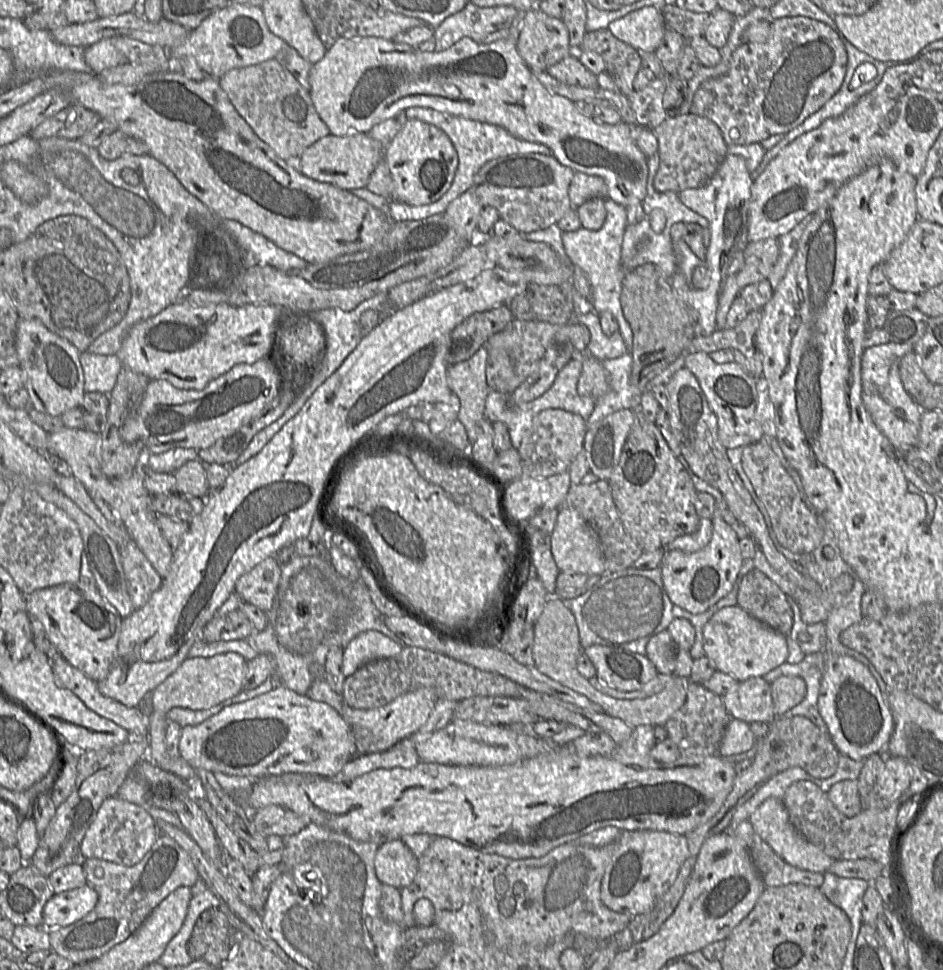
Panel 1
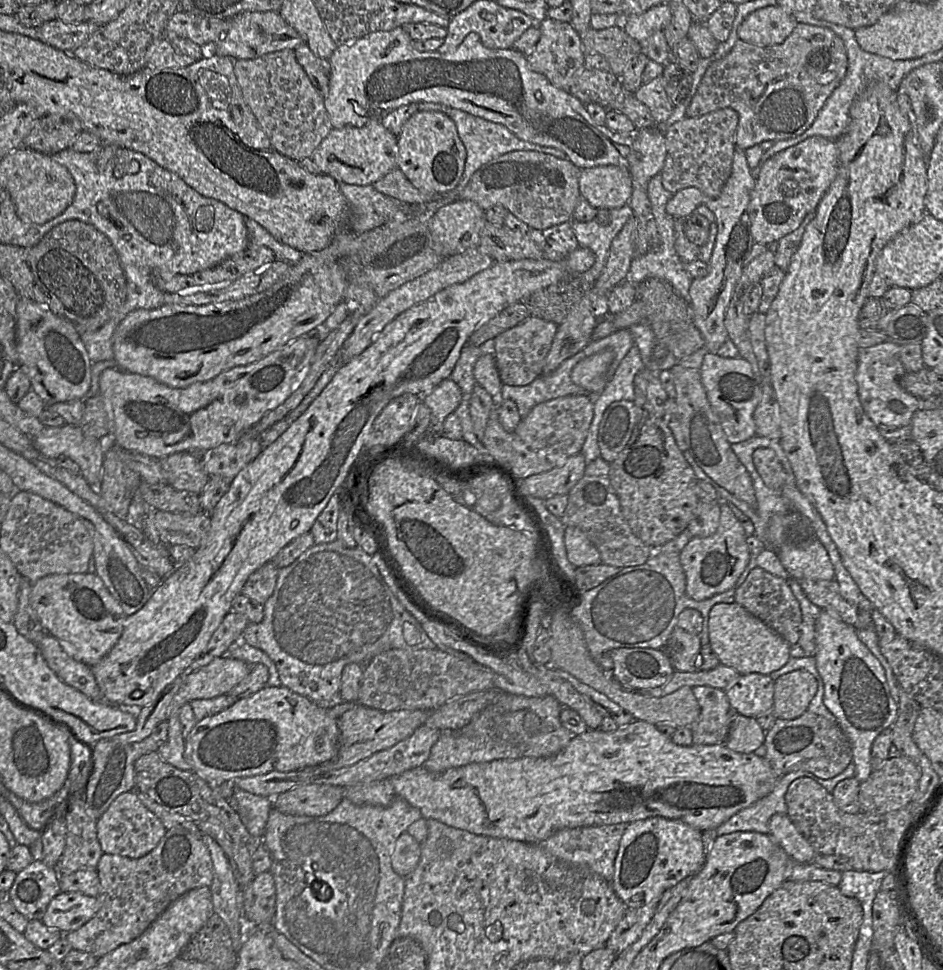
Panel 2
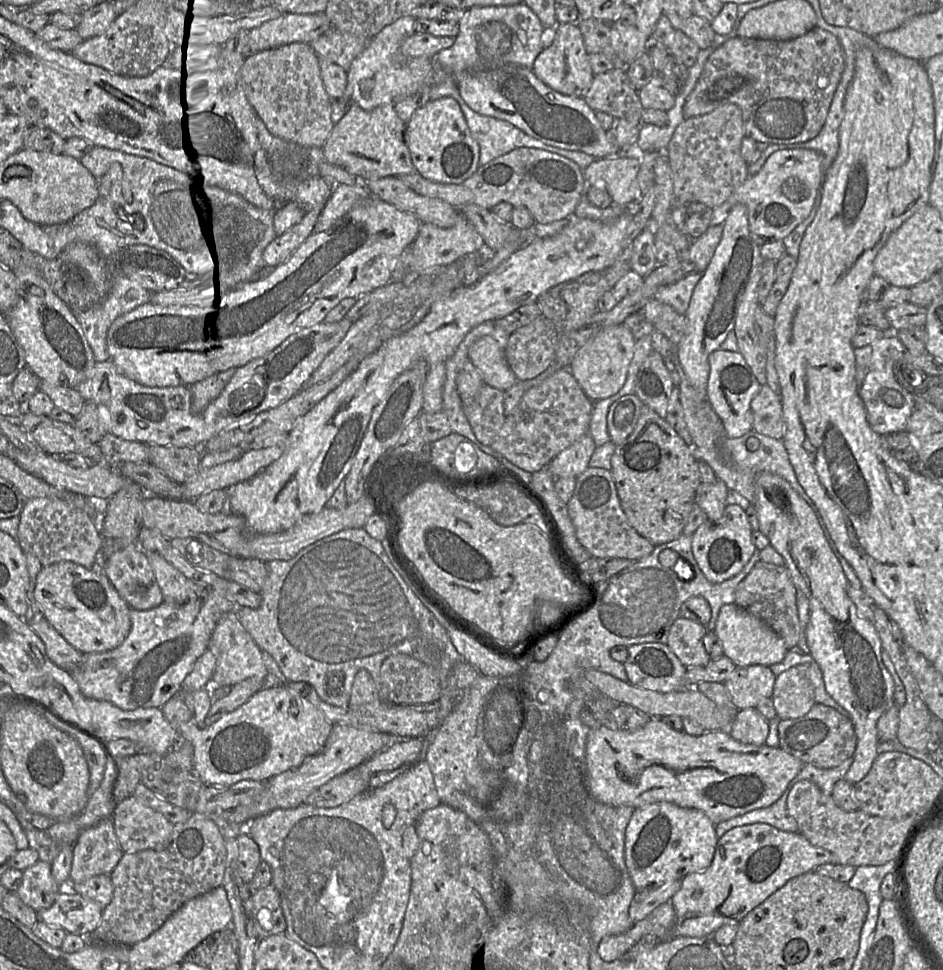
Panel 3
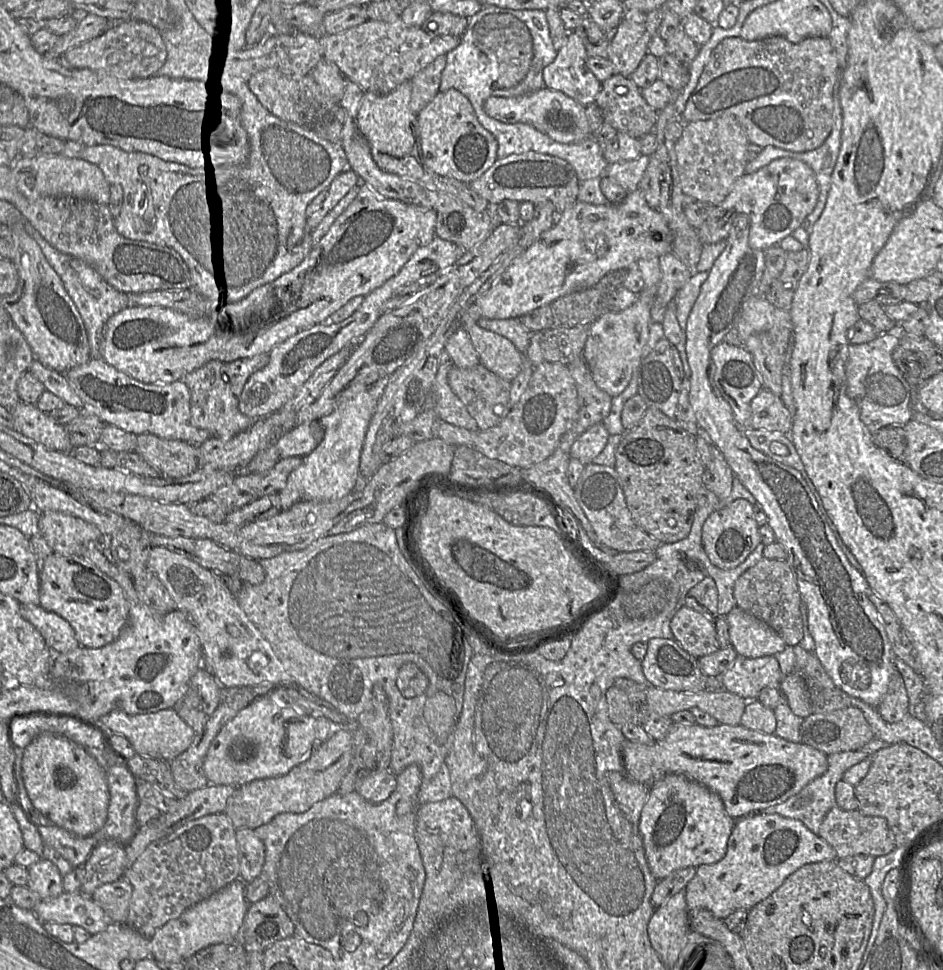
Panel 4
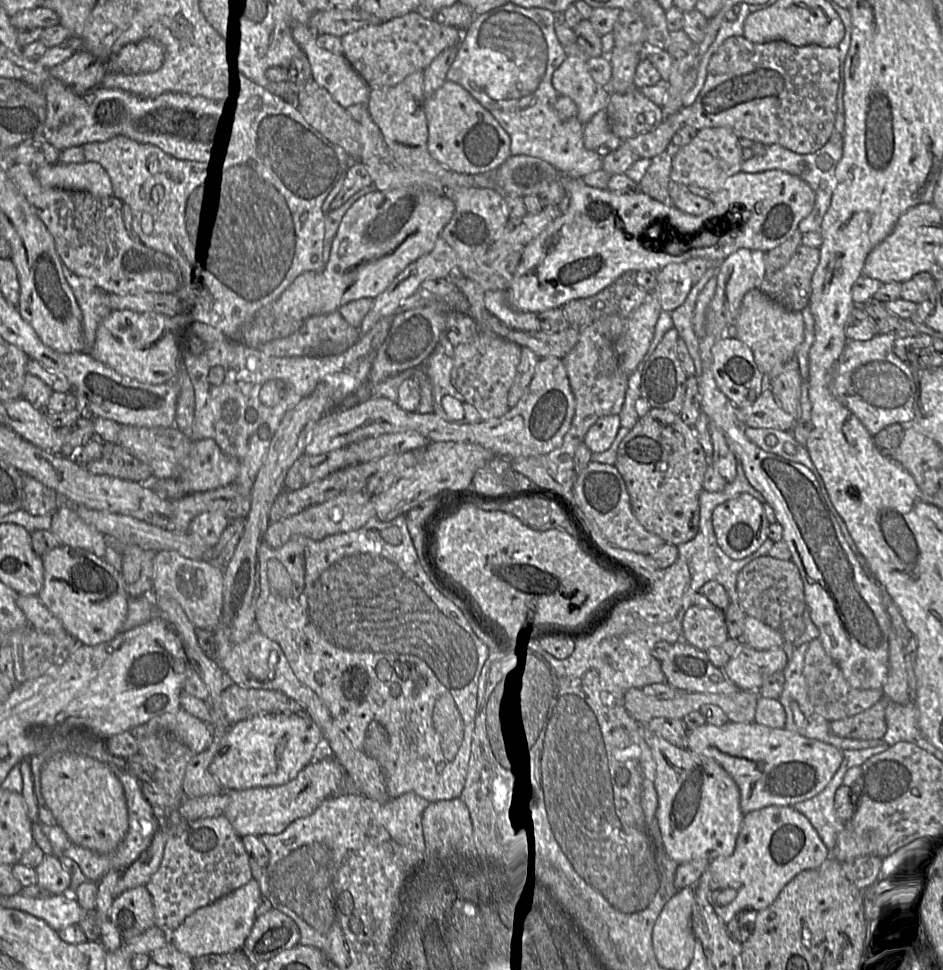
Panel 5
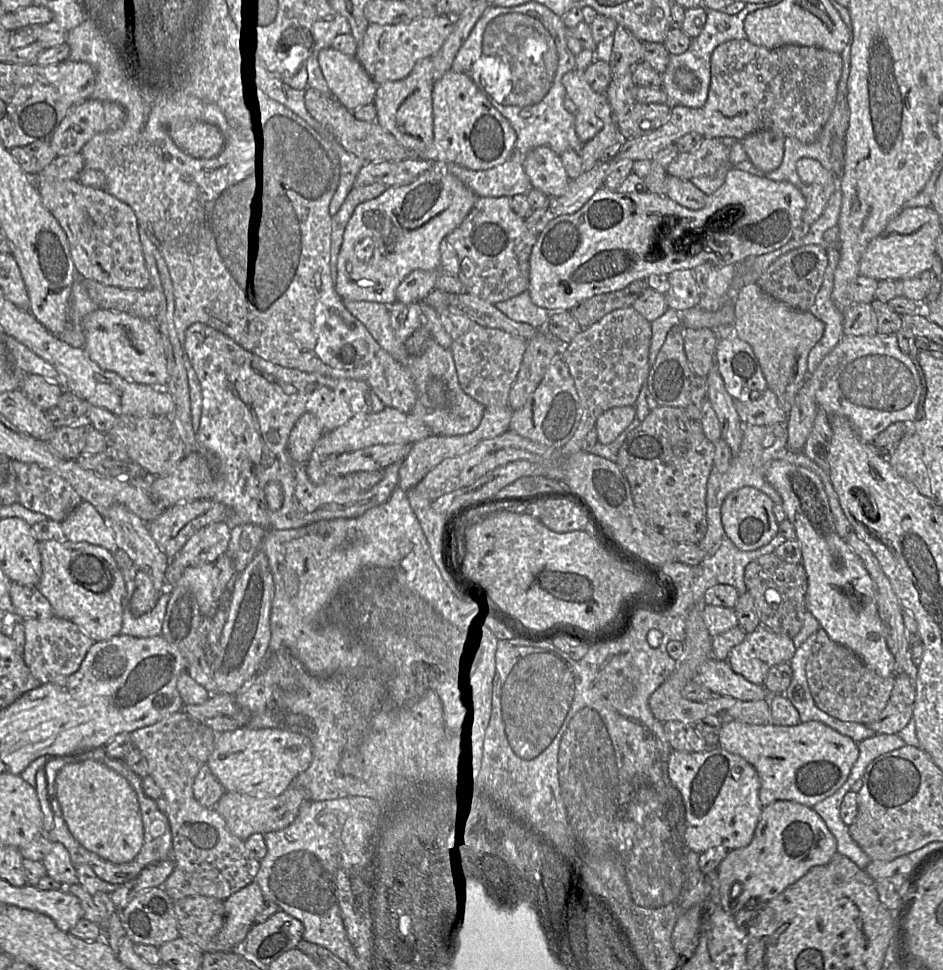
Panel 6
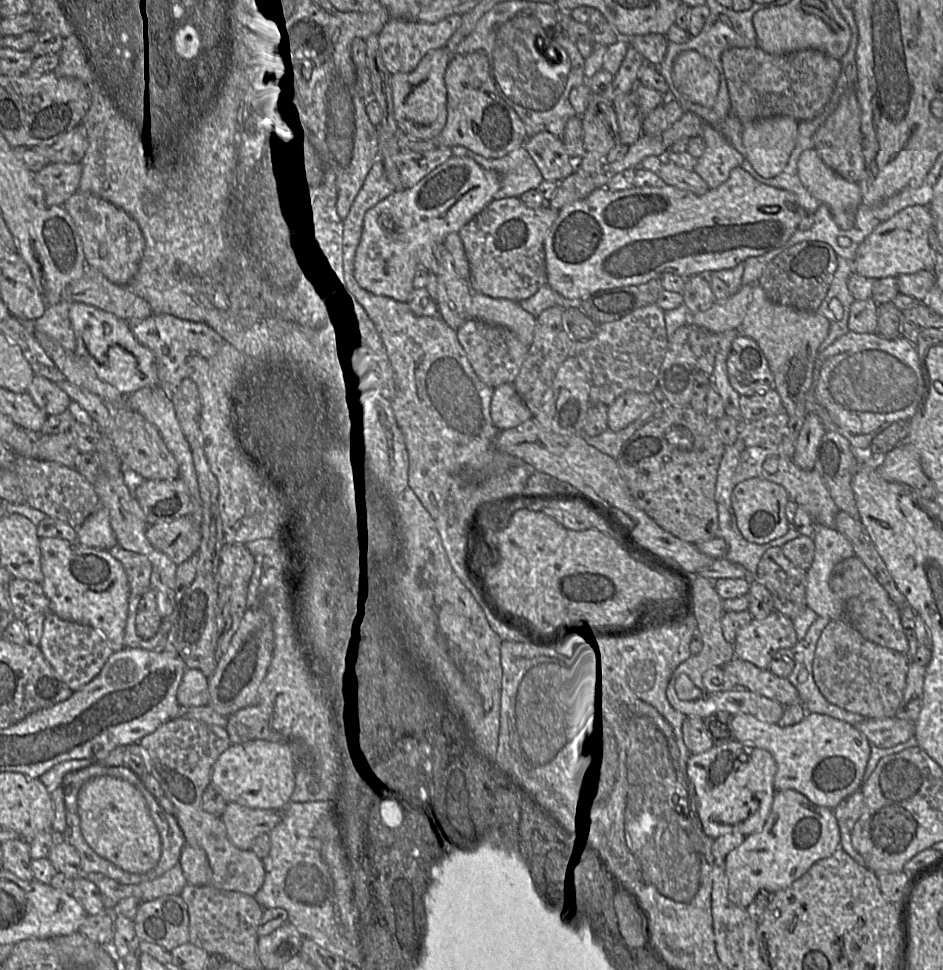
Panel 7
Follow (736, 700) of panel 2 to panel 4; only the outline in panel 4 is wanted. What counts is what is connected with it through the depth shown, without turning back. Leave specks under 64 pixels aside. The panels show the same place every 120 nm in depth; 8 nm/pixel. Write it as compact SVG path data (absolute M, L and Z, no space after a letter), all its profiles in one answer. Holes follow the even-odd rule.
M774 655L758 658L737 656L720 679L723 689L751 701L757 699L763 688L778 686L782 676Z

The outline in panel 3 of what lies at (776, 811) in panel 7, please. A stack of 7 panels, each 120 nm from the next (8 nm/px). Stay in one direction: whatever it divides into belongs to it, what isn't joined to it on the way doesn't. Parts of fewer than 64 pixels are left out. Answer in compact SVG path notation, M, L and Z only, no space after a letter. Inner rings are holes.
M765 823L734 827L718 839L710 866L704 871L690 873L682 879L679 890L671 898L675 920L666 939L711 937L721 926L739 923L751 910L793 877L812 871L824 863L838 864L838 857L828 850L812 845L799 832L782 831Z

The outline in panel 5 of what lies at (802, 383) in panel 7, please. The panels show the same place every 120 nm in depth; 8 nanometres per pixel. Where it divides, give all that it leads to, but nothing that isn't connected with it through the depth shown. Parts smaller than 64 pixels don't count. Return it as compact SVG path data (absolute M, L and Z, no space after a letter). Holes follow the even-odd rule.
M753 288L744 295L734 326L737 338L751 349L758 368L767 379L773 379L782 372L804 341L803 313L785 309L760 288Z

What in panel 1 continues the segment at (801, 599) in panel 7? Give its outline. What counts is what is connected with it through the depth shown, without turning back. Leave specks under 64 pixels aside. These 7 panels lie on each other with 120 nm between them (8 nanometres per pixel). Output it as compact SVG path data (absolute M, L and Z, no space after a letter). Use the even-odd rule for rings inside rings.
M756 568L743 576L738 589L737 605L785 636L791 631L793 611L787 595Z

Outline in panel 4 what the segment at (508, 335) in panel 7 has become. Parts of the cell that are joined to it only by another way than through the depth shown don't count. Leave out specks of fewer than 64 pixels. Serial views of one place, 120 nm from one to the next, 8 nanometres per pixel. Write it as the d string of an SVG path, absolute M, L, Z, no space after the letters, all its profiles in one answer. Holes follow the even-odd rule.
M482 364L468 369L452 366L448 373L448 383L475 419L479 430L484 431L497 426L511 410L509 407L511 382L490 372Z

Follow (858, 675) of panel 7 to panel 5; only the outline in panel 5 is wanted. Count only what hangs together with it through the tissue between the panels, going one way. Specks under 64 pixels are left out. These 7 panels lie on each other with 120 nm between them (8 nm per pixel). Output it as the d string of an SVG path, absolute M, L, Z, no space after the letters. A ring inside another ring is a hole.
M819 638L809 643L803 666L808 698L816 713L834 721L865 711L883 698L882 689L856 689L849 685L837 664L826 654Z

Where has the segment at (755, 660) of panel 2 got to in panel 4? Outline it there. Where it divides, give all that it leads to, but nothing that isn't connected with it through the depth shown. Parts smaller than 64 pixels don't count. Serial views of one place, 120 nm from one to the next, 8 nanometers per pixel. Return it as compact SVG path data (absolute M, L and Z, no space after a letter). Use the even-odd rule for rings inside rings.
M734 607L726 614L730 645L738 656L758 658L775 655L787 646L783 638L761 619Z

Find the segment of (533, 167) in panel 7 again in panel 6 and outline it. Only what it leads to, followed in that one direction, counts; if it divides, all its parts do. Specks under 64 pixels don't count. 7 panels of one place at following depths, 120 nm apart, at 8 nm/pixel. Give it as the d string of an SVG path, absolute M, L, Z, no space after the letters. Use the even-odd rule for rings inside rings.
M511 155L504 163L487 170L471 170L456 164L443 167L477 197L512 197L532 189L525 173L523 156Z

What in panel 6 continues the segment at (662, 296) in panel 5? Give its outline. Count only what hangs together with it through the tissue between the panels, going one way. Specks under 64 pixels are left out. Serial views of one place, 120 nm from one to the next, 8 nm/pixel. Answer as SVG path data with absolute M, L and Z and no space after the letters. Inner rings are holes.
M676 270L667 276L670 288L664 296L668 308L684 311L699 305L701 294L692 270Z

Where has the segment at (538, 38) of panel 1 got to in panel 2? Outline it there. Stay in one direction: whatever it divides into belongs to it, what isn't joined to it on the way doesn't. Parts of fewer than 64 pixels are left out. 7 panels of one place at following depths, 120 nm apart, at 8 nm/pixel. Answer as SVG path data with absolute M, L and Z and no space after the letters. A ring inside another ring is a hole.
M546 17L537 23L540 30L540 38L535 47L525 54L529 67L545 76L548 81L557 88L567 90L575 75L585 66L585 56L581 43L581 37L570 24Z

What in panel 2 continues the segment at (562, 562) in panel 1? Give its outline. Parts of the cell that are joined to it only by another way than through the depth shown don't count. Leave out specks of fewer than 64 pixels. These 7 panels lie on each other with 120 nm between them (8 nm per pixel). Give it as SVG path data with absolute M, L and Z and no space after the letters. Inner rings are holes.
M572 526L565 527L564 544L567 559L576 568L602 563L597 548L582 530Z

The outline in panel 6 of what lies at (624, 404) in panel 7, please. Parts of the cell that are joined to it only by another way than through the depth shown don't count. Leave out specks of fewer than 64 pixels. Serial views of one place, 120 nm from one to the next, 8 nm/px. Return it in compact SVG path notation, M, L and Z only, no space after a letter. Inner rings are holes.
M633 406L614 407L596 420L597 439L601 444L610 444L633 422L636 410Z

